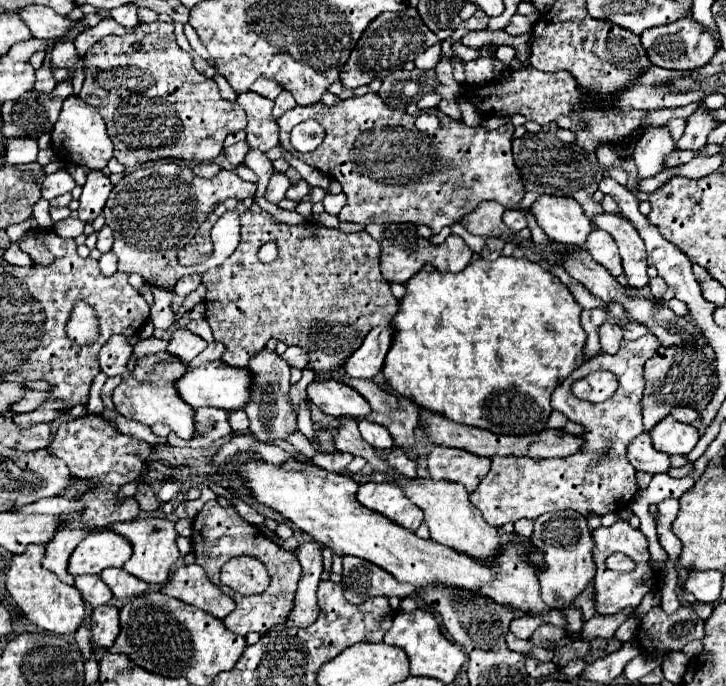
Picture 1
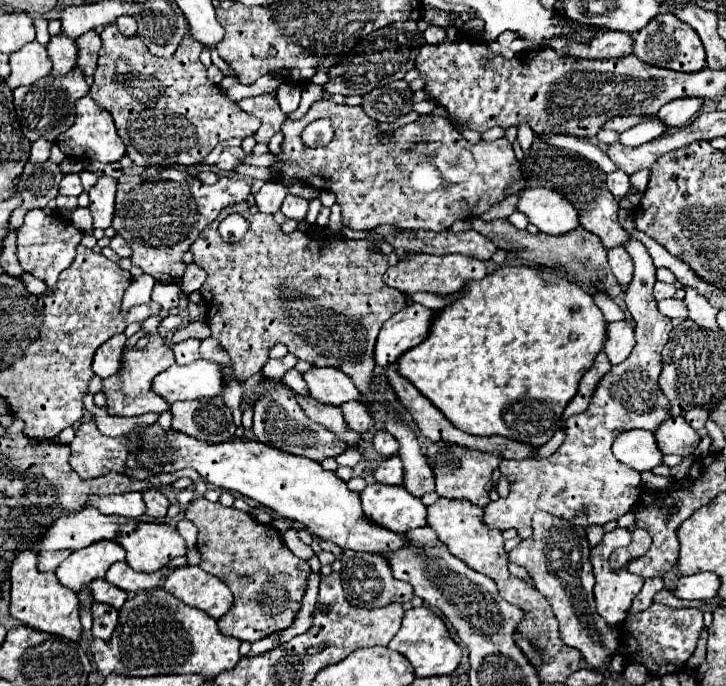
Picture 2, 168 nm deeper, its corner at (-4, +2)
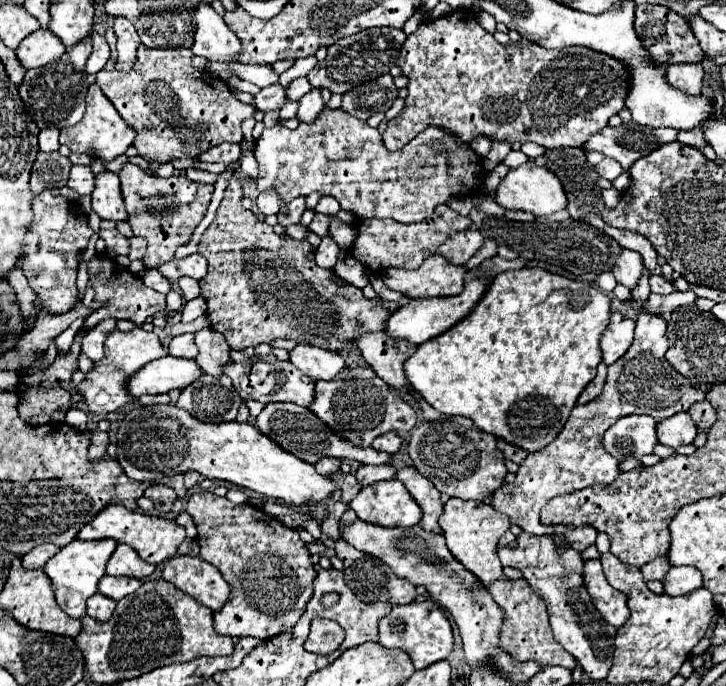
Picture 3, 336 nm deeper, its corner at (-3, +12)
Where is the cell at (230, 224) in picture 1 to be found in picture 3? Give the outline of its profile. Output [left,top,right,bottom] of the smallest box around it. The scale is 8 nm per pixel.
[119,164,213,268]

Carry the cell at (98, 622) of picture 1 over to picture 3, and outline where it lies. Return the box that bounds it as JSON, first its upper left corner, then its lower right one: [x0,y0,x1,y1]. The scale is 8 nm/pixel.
[87,592,117,622]

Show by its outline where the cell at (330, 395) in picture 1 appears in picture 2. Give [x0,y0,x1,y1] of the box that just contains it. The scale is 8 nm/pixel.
[304,366,362,406]

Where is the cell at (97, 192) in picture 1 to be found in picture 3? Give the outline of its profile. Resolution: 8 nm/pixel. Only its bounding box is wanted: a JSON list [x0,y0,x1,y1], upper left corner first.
[91,172,129,222]

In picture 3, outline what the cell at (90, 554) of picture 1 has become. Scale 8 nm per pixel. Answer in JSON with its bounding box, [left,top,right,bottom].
[45,540,115,618]

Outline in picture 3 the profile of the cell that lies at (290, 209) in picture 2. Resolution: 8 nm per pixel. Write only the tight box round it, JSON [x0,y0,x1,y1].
[255,108,485,228]

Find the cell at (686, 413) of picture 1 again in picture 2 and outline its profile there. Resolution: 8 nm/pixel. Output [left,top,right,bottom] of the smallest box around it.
[684,410,708,432]

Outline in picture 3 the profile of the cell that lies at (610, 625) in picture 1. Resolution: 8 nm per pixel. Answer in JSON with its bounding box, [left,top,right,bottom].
[641,556,671,580]

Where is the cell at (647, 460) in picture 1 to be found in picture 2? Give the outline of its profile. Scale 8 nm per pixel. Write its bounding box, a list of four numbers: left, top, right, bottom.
[612,430,662,472]

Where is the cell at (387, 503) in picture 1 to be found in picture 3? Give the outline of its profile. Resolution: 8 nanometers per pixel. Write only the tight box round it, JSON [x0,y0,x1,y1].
[349,478,421,526]

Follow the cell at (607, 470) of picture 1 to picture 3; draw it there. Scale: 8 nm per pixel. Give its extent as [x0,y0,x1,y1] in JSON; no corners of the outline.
[493,270,705,552]

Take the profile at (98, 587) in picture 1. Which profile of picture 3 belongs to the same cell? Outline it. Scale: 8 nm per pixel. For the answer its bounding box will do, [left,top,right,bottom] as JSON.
[99,576,143,600]

